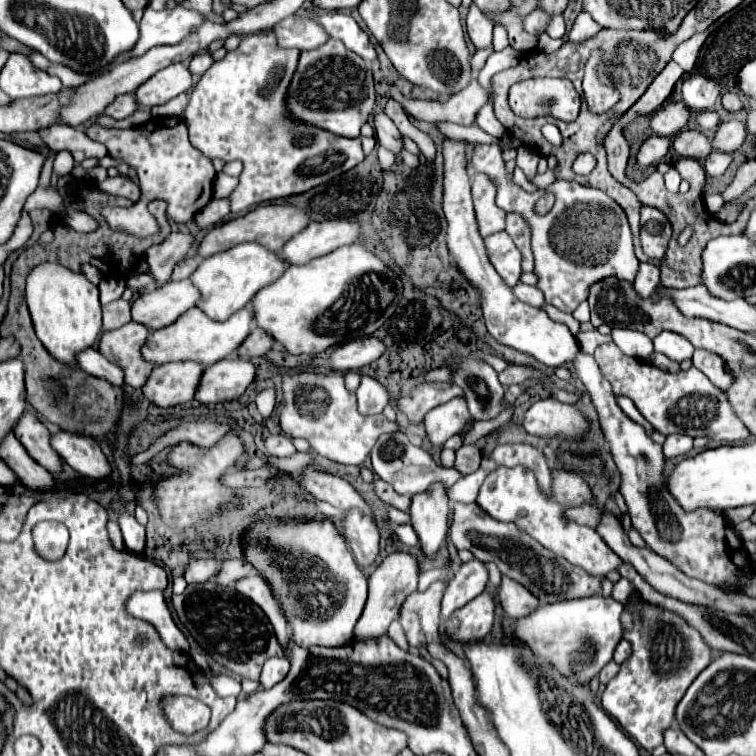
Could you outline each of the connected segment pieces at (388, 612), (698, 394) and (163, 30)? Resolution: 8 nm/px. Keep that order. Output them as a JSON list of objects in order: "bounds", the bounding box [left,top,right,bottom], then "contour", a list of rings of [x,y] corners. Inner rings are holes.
[{"bounds":[354,552,418,638],"contour":[[[394,552],[384,558],[384,562],[368,578],[368,602],[354,628],[354,638],[380,638],[388,632],[392,620],[398,618],[402,602],[406,596],[416,592],[418,586],[418,562],[406,552]]]},{"bounds":[594,342,750,444],"contour":[[[614,342],[600,344],[594,358],[602,370],[602,376],[612,384],[614,396],[630,398],[638,412],[664,436],[680,432],[692,438],[704,436],[720,444],[736,444],[750,438],[750,430],[746,430],[734,410],[730,410],[726,394],[694,366],[686,372],[664,372],[646,360],[626,356]],[[682,398],[688,398],[688,404],[680,404]]]},{"bounds":[114,6,204,64],"contour":[[[182,6],[160,12],[146,8],[140,20],[140,38],[134,44],[134,50],[130,50],[130,54],[122,54],[122,58],[116,58],[114,64],[130,60],[134,56],[142,56],[144,52],[160,44],[178,44],[180,40],[184,40],[184,36],[192,32],[192,28],[200,24],[204,24],[202,14],[186,10]]]}]

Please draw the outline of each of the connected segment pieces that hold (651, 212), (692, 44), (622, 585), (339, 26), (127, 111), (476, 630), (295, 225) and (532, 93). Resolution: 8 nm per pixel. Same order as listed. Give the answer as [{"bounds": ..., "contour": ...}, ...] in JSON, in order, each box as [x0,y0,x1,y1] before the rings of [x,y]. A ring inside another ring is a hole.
[{"bounds":[640,208,672,258],"contour":[[[640,208],[640,246],[648,258],[662,258],[672,236],[670,222],[656,208]]]},{"bounds":[672,34,702,72],"contour":[[[696,34],[692,36],[690,40],[686,40],[684,44],[680,44],[676,50],[674,50],[674,56],[672,60],[682,66],[684,72],[690,72],[696,64],[696,58],[698,58],[698,52],[702,48],[702,34]]]},{"bounds":[612,580,636,604],"contour":[[[620,580],[618,584],[614,584],[614,590],[612,590],[612,598],[616,598],[618,602],[622,602],[622,604],[626,604],[628,602],[628,596],[634,592],[636,588],[628,582],[628,580]]]},{"bounds":[314,12,376,60],"contour":[[[326,12],[314,18],[318,24],[326,28],[330,38],[338,38],[346,48],[362,56],[364,60],[376,60],[376,50],[368,38],[368,34],[358,26],[358,22],[342,12]]]},{"bounds":[102,94,138,120],"contour":[[[120,94],[120,98],[116,98],[110,106],[106,106],[102,114],[114,120],[122,120],[122,118],[128,118],[136,110],[138,110],[138,104],[136,104],[134,94]]]},{"bounds":[446,592,494,644],"contour":[[[482,592],[478,598],[470,600],[464,608],[456,610],[446,622],[446,636],[458,644],[476,642],[490,634],[494,624],[494,600],[488,592]],[[452,618],[460,624],[454,628]]]},{"bounds":[196,204,308,258],"contour":[[[266,204],[266,206],[258,206],[256,210],[248,212],[246,216],[238,216],[234,220],[228,220],[228,222],[222,222],[218,226],[214,226],[204,238],[202,242],[198,244],[198,250],[196,254],[200,258],[206,258],[206,256],[214,256],[218,252],[224,252],[228,248],[234,248],[236,244],[242,244],[242,242],[258,242],[260,246],[266,246],[268,250],[274,250],[274,252],[280,252],[282,246],[294,236],[298,234],[298,230],[306,228],[308,226],[308,216],[304,210],[298,210],[294,206],[274,206],[274,204]]]},{"bounds":[508,78,580,120],"contour":[[[530,78],[514,84],[508,94],[508,102],[514,114],[522,118],[534,118],[542,114],[552,114],[560,120],[576,120],[580,114],[580,94],[574,90],[572,82],[566,78]],[[556,100],[554,106],[546,102]]]}]

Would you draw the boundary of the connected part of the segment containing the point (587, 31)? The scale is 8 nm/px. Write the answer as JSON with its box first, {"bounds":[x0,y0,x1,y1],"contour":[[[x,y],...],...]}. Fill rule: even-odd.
{"bounds":[568,12,602,42],"contour":[[[580,12],[578,18],[574,20],[574,26],[568,34],[568,40],[570,42],[584,42],[584,40],[590,40],[594,38],[602,28],[592,20],[592,16],[588,12]]]}

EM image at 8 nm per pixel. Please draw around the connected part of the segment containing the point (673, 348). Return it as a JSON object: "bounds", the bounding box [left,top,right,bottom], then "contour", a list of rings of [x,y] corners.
{"bounds":[654,332,694,362],"contour":[[[662,332],[654,338],[654,352],[660,352],[664,356],[668,356],[670,360],[682,362],[682,360],[690,360],[694,354],[694,346],[682,338],[680,334],[674,332]]]}

